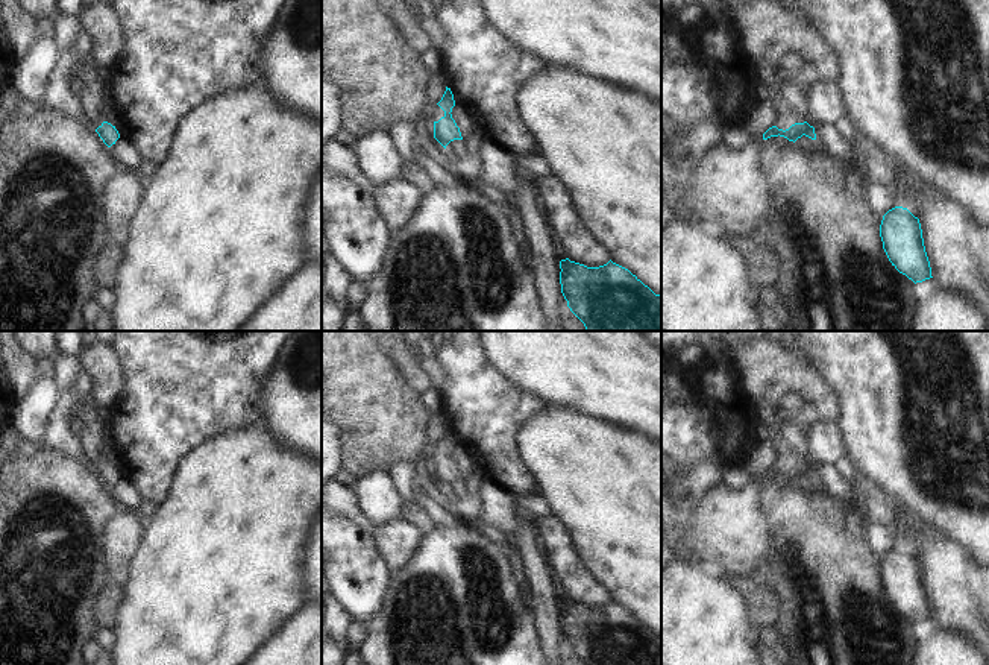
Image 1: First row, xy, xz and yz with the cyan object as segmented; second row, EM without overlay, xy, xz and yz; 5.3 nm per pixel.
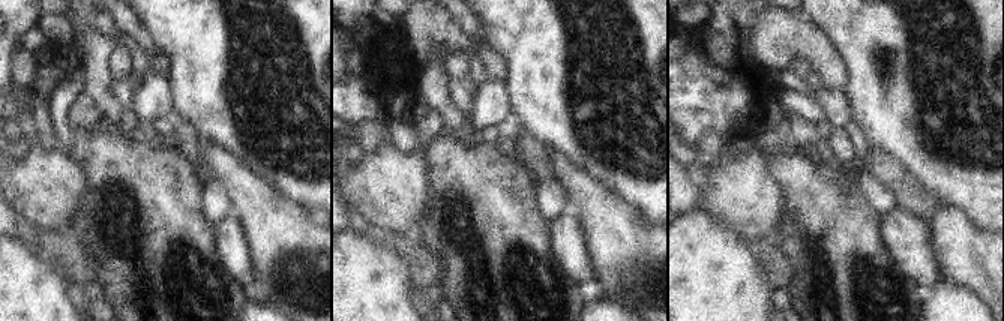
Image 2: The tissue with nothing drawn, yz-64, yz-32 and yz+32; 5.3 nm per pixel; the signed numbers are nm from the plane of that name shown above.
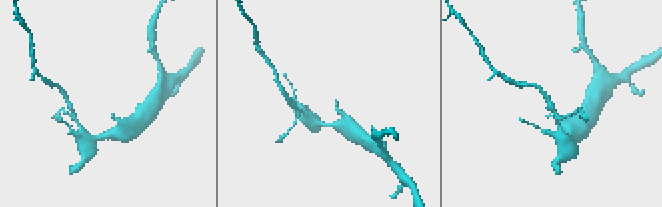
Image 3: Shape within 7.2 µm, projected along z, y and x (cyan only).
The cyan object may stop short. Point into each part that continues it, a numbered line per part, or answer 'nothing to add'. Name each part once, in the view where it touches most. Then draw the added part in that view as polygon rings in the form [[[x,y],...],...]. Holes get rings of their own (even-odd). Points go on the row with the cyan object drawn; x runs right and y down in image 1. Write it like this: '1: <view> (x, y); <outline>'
1: yz (768, 82); [[[757,65],[755,91],[761,102],[772,102],[777,109],[777,121],[774,126],[778,129],[789,129],[795,123],[804,123],[805,120],[795,112],[780,94],[783,74],[769,65]]]

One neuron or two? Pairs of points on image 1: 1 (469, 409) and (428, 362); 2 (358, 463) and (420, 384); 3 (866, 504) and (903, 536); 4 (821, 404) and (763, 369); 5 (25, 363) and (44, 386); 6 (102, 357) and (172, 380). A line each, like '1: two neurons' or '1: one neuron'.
1: two neurons
2: two neurons
3: one neuron
4: one neuron
5: two neurons
6: two neurons

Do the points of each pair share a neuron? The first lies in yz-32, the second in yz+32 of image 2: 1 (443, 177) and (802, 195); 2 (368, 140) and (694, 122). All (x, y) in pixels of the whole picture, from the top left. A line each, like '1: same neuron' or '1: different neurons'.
1: same neuron
2: different neurons

